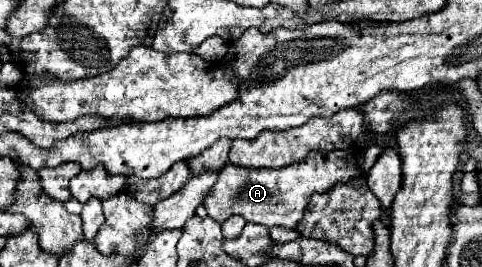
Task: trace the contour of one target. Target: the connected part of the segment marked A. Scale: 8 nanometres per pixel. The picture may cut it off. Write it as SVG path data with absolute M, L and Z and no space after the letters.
M339 151L311 153L305 161L279 169L243 169L225 165L215 187L211 187L203 205L207 215L217 223L225 223L231 215L241 215L245 221L261 223L265 227L295 229L303 219L313 193L327 193L337 183L347 183L359 175L355 157L339 157Z

